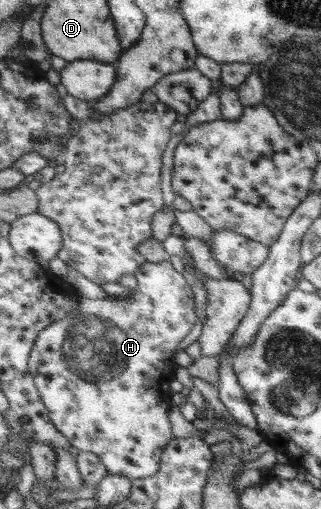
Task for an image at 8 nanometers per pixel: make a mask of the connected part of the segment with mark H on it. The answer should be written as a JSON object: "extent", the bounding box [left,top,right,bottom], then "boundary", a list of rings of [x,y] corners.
{"extent":[30,255,198,481],"boundary":[[[167,255],[167,261],[164,261],[163,263],[153,263],[153,262],[147,262],[146,265],[142,266],[141,270],[138,270],[137,273],[135,273],[136,279],[138,281],[137,287],[135,291],[133,291],[130,300],[127,302],[122,301],[121,299],[114,298],[113,301],[108,301],[107,299],[99,300],[99,299],[81,299],[82,303],[80,304],[80,309],[75,313],[70,315],[69,318],[67,318],[65,321],[56,322],[53,323],[51,326],[47,327],[46,330],[40,333],[39,338],[36,340],[36,343],[34,344],[34,349],[32,350],[32,353],[30,354],[30,372],[32,375],[34,375],[34,381],[40,391],[40,394],[42,395],[42,400],[46,403],[47,409],[50,411],[51,420],[53,420],[54,425],[61,431],[70,441],[73,445],[73,451],[91,451],[97,453],[97,455],[101,458],[101,461],[105,464],[105,467],[107,467],[107,471],[109,471],[109,474],[111,475],[121,475],[121,477],[127,477],[129,481],[134,480],[143,480],[143,479],[151,479],[152,476],[158,473],[163,452],[165,452],[165,448],[167,448],[167,445],[174,439],[173,437],[173,431],[171,431],[171,421],[169,421],[169,409],[171,409],[171,396],[172,392],[169,390],[169,387],[171,387],[171,381],[175,381],[175,371],[173,371],[173,364],[176,364],[176,355],[177,355],[177,347],[179,347],[179,343],[191,333],[191,329],[193,329],[193,325],[195,325],[195,322],[198,320],[198,314],[196,313],[196,302],[194,299],[194,291],[190,284],[187,281],[187,278],[175,267],[173,267],[173,263],[169,260],[169,257]]]}

